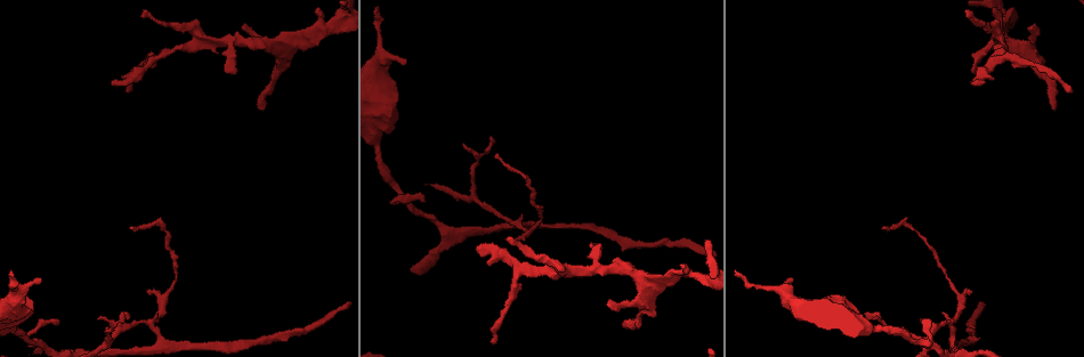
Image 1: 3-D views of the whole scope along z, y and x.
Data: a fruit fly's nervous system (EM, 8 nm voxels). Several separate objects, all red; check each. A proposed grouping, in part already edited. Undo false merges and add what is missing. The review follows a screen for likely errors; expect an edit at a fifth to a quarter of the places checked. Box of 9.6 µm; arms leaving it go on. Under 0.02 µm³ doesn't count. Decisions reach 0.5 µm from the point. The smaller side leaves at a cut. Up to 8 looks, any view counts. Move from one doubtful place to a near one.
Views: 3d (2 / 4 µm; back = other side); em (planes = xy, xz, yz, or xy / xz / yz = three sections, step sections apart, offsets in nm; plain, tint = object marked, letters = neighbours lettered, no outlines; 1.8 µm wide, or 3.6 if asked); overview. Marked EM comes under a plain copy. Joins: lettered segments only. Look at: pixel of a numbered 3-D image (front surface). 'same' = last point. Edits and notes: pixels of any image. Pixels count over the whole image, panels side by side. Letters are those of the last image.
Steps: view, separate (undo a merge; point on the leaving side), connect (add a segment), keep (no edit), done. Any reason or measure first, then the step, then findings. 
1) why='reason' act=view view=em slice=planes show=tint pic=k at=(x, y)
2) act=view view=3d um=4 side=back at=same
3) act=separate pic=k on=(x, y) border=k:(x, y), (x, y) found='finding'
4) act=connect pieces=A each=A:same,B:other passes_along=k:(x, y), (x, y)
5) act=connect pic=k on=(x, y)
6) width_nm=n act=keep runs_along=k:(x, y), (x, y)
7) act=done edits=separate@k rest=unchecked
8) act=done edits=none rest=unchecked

act=view view=3d um=4 pic=1 at=(978, 85)

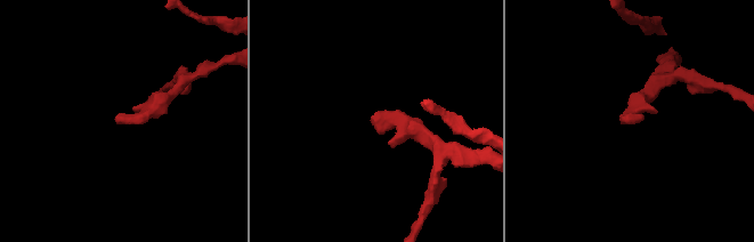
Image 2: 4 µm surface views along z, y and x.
why='need the tissue' act=view view=em slice=xz step=16 show=letters pic=2 at=(372, 118)

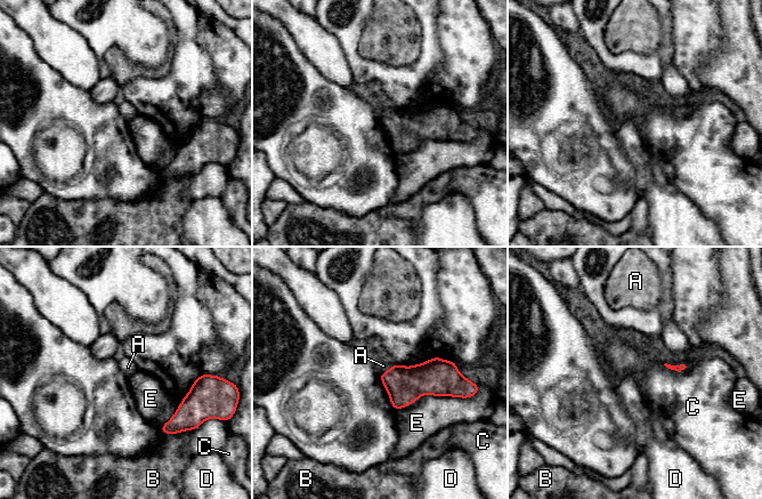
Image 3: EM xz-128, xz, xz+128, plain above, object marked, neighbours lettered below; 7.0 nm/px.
act=keep each=A:other,B:other,C:other,D:other,E:other border=3:(395, 363), (386, 371), (379, 373) found='none of them fits'

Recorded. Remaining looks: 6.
why='an open end' act=view view=em slice=planes show=letters pic=1 at=(602, 248)

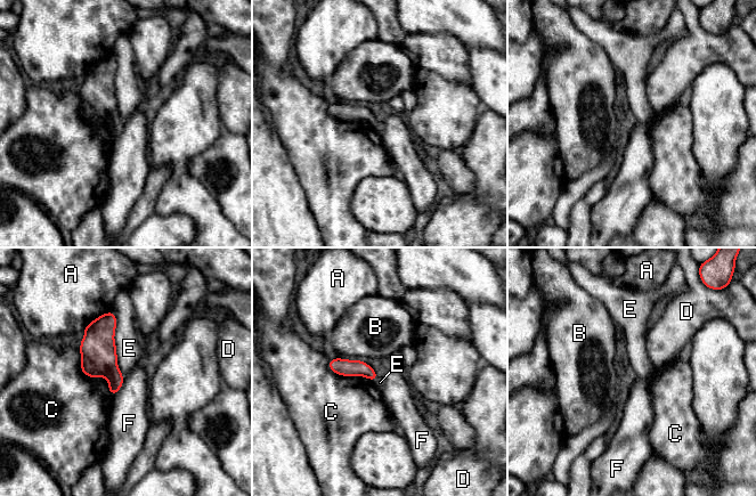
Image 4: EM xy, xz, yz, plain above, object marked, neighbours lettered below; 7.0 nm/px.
width_nm=110 longest_contact=E:460nm act=keep each=A:other,B:other,C:other,D:other,E:other,F:other found='none of them fits'

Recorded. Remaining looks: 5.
why='free end' act=view view=3d um=2 side=back pic=1 at=(259, 107)

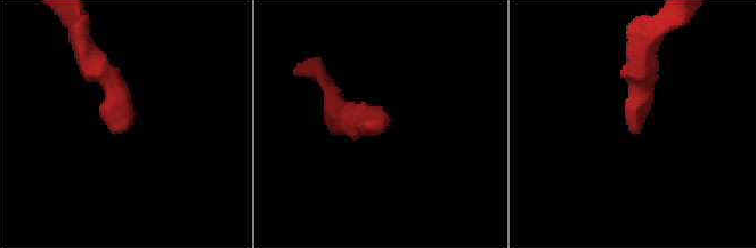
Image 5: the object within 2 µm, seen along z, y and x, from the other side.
why='shape alone is not enough' act=view view=em slice=planes show=letters pic=5 at=(374, 122)

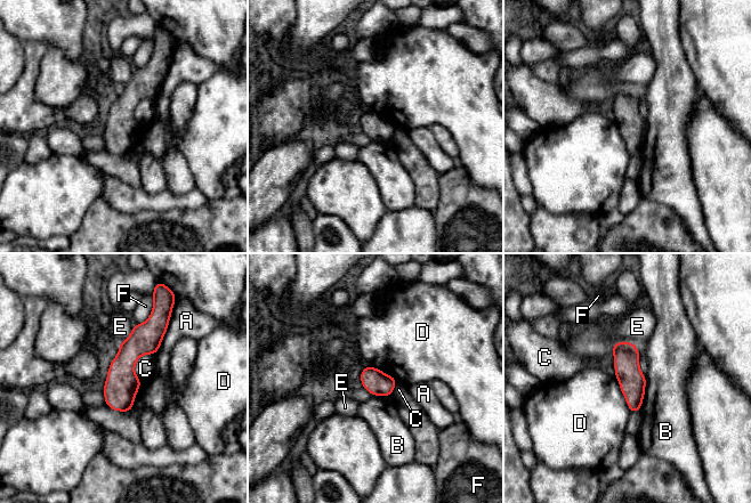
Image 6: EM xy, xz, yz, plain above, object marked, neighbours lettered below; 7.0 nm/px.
longest_contact=A:280nm act=keep each=A:other,B:other,C:other,D:other,E:other,F:other runs_along=6:(155, 323), (124, 360), (115, 407) found='no lettered segment goes on from it'

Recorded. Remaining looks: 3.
act=done edits=none rest=unchecked

